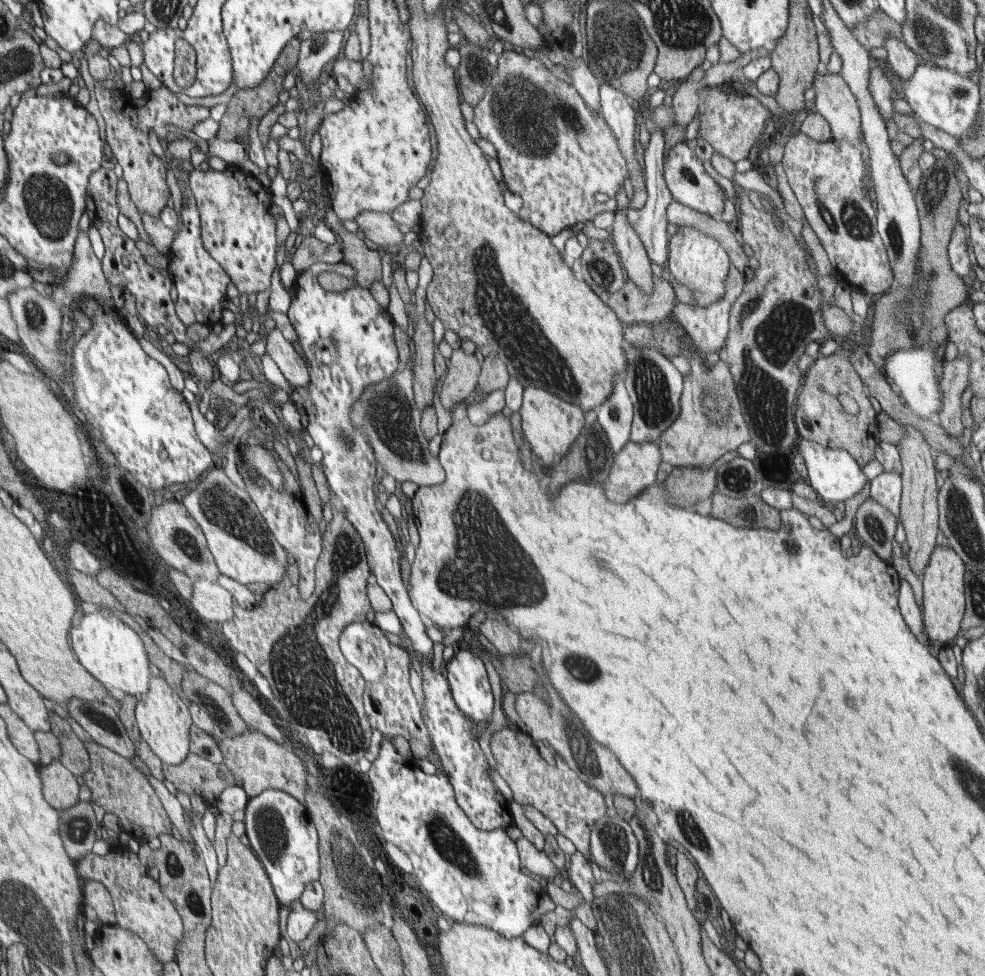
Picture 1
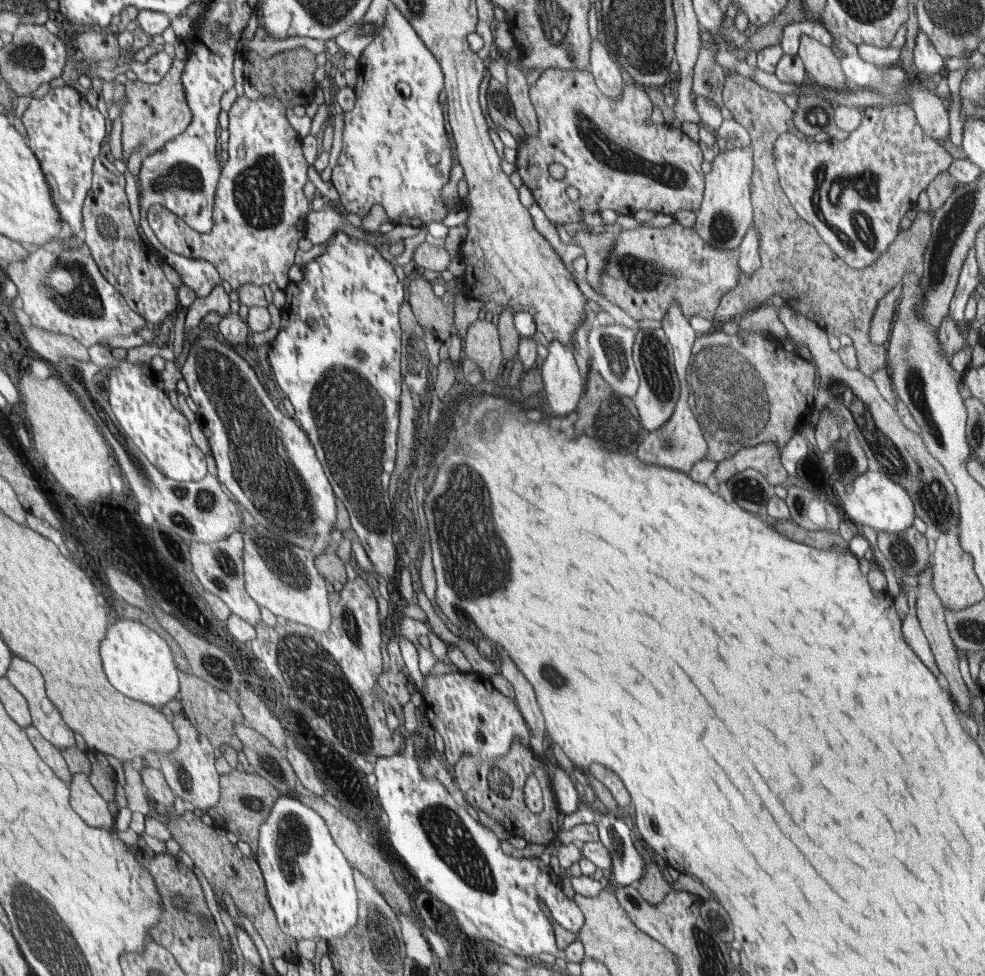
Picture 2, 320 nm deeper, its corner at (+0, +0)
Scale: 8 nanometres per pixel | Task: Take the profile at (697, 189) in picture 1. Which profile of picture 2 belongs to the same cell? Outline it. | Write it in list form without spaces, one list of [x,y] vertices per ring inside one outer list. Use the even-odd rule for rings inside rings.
[[[545,69],[544,74],[529,88],[529,94],[535,114],[538,120],[538,135],[527,135],[526,141],[520,144],[517,152],[517,166],[516,171],[520,174],[522,182],[532,192],[534,202],[538,203],[538,206],[542,208],[545,215],[550,219],[550,222],[554,224],[566,224],[566,222],[582,222],[583,214],[588,212],[598,212],[602,210],[614,210],[620,214],[626,214],[626,216],[633,216],[637,210],[652,210],[657,214],[673,215],[678,210],[692,210],[697,212],[703,202],[703,193],[705,190],[705,173],[702,171],[700,164],[703,161],[703,152],[699,147],[699,144],[690,139],[684,132],[678,128],[672,128],[670,125],[653,124],[651,122],[651,115],[653,112],[653,105],[646,92],[646,87],[636,82],[628,80],[623,97],[620,100],[608,100],[602,92],[597,88],[593,75],[585,69],[582,70],[562,70],[562,69]],[[556,162],[556,164],[562,164],[566,168],[566,174],[562,179],[553,178],[548,172],[548,166]]]

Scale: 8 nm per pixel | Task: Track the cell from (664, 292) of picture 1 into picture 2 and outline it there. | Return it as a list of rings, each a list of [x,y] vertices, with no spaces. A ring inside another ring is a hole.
[[[732,73],[726,74],[725,86],[722,90],[722,101],[724,106],[734,115],[734,119],[746,128],[751,138],[750,148],[753,149],[753,173],[750,179],[750,198],[755,212],[752,227],[760,231],[760,256],[761,267],[751,275],[744,272],[738,274],[738,284],[731,292],[727,292],[716,309],[716,321],[738,317],[744,312],[751,311],[754,306],[760,307],[771,301],[773,294],[779,294],[785,304],[792,310],[814,321],[827,333],[840,338],[846,335],[852,339],[856,350],[858,370],[869,377],[876,370],[886,370],[887,366],[887,344],[877,345],[870,342],[868,331],[870,331],[871,320],[875,313],[877,302],[886,296],[890,290],[899,286],[909,268],[916,271],[923,270],[923,256],[931,237],[932,214],[919,211],[915,205],[915,216],[910,229],[901,229],[901,233],[890,247],[887,248],[885,256],[882,254],[878,260],[866,268],[852,268],[848,266],[838,254],[836,254],[817,233],[817,230],[806,222],[792,207],[786,194],[783,192],[779,182],[779,174],[775,167],[773,157],[774,141],[782,134],[794,134],[800,139],[807,137],[792,124],[792,108],[784,103],[783,96],[760,87],[756,82],[744,76]]]

